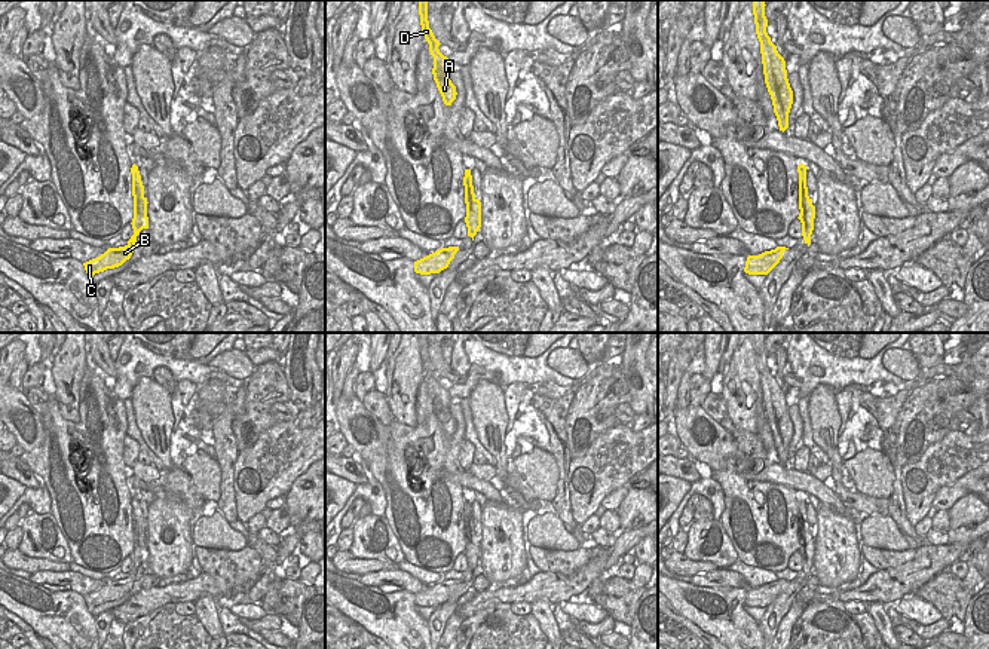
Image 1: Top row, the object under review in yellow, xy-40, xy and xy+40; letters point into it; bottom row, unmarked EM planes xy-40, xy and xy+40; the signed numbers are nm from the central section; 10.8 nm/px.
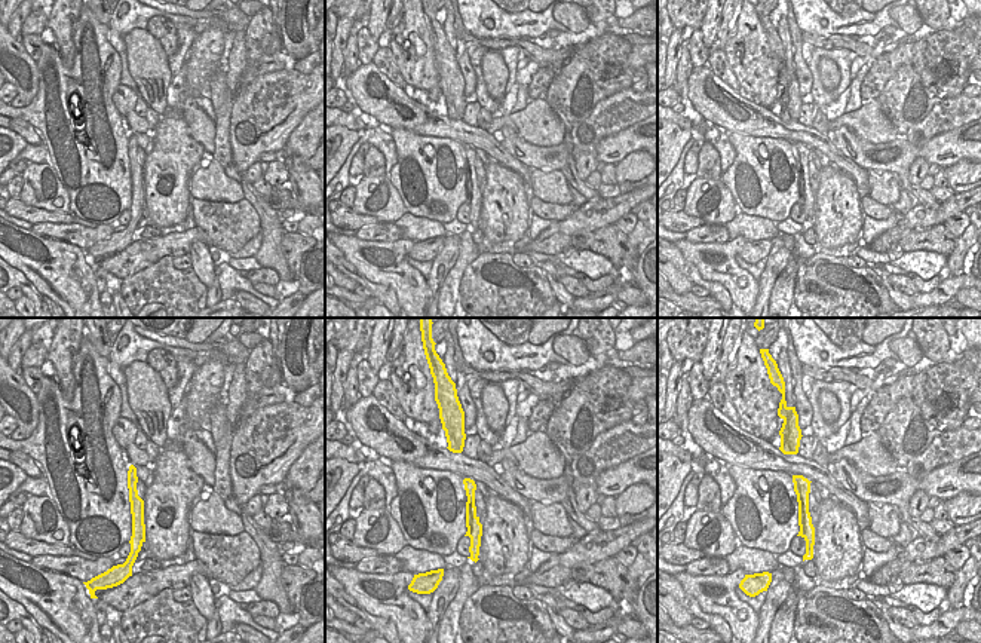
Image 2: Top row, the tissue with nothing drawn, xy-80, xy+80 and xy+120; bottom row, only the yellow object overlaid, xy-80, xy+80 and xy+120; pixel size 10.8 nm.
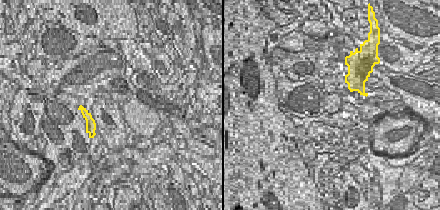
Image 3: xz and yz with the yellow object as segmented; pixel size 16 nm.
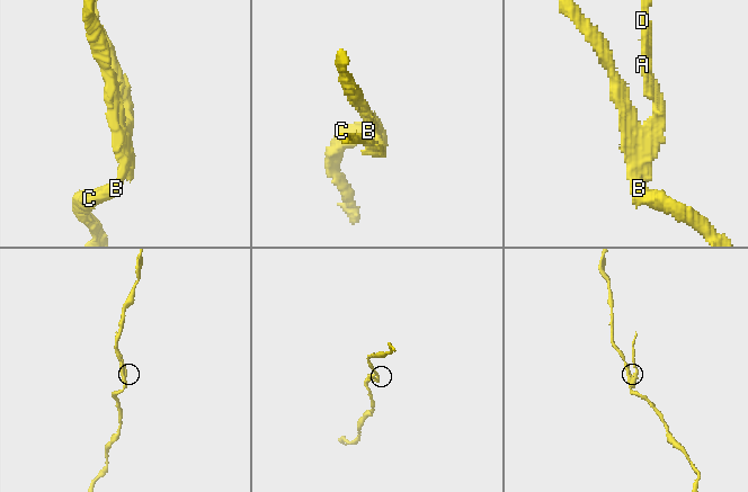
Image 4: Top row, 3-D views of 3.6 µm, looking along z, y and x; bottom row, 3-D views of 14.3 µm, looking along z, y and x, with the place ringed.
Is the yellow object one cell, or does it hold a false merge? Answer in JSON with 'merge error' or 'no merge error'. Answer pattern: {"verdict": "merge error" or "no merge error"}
{"verdict": "merge error"}

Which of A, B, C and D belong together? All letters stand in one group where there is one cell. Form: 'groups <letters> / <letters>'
groups A D / B C

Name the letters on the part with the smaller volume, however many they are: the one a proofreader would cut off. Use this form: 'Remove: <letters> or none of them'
Remove: A, D

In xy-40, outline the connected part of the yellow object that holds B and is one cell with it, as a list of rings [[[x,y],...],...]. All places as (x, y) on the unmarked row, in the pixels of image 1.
[[[135,496],[131,500],[131,506],[132,506],[132,529],[134,529],[134,551],[131,557],[134,561],[134,567],[131,569],[131,572],[125,579],[108,581],[99,590],[83,596],[88,609],[94,609],[95,606],[104,604],[107,601],[122,599],[126,593],[131,591],[134,585],[137,569],[141,564],[143,549],[147,545],[147,530],[144,529],[144,518],[141,514],[138,499]]]

